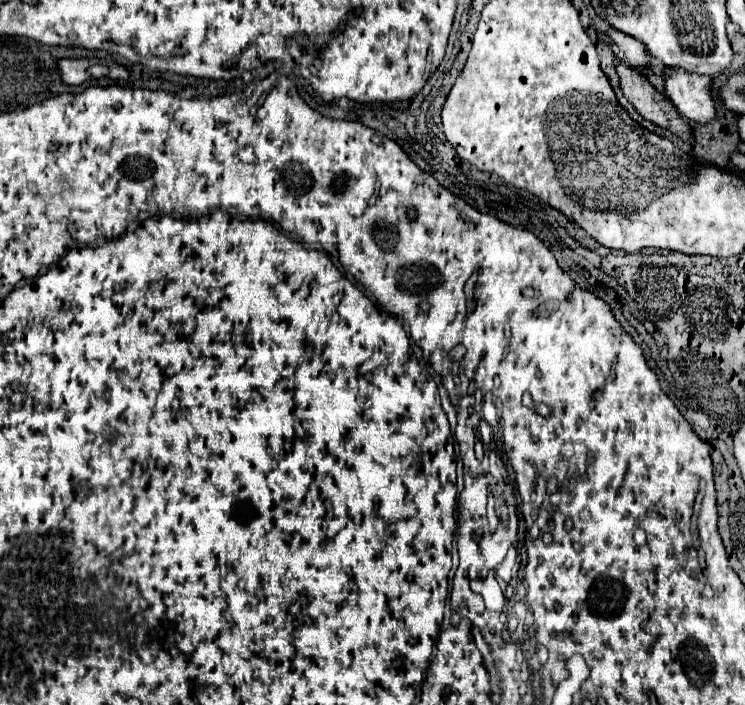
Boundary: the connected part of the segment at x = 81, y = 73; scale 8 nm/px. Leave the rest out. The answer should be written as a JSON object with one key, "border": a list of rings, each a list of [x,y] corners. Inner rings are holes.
{"border":[[[63,58],[63,60],[59,60],[61,76],[63,76],[65,84],[71,84],[71,86],[79,86],[91,78],[87,74],[89,66],[91,66],[89,58]]]}

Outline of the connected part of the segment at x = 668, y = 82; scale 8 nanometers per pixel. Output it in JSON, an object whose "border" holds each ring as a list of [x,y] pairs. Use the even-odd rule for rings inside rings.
{"border":[[[665,68],[663,90],[685,120],[707,124],[715,118],[715,100],[709,76],[699,76],[681,68]]]}

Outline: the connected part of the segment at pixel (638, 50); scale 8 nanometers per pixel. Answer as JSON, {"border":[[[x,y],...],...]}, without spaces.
{"border":[[[607,30],[605,34],[609,36],[609,44],[619,48],[621,56],[631,60],[633,64],[643,64],[649,58],[647,48],[639,40],[633,40],[631,36],[625,36],[625,34],[617,32],[617,30]]]}

